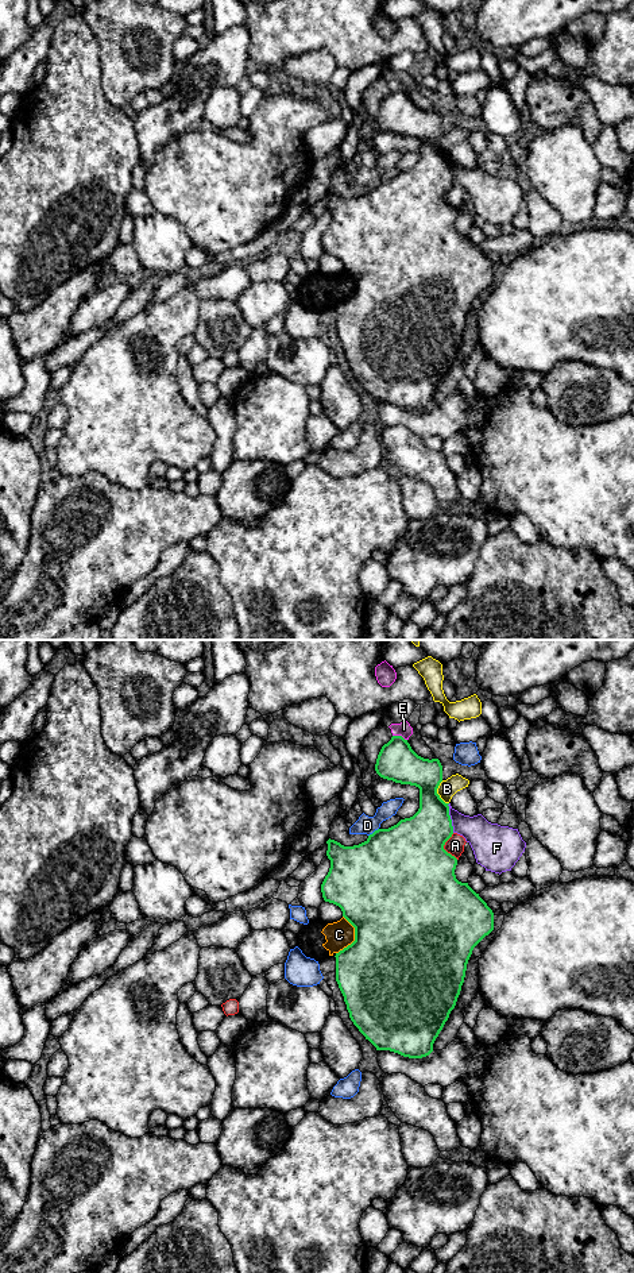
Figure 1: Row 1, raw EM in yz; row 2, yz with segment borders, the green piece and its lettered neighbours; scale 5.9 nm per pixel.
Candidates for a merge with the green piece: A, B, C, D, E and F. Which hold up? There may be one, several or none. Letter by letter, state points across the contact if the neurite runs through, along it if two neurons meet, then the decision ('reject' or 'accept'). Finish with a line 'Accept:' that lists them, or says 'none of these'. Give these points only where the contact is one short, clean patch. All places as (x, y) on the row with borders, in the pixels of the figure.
A: reject
B: border along yz (441, 780), (437, 794), (448, 803); reject
C: border along yz (343, 915), (354, 928), (354, 940), (336, 953); reject
D: reject
E: border along yz (393, 735), (401, 735), (406, 740); reject
F: reject
Accept: none of these

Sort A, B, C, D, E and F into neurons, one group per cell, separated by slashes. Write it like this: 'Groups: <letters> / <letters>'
Groups: A / B / C / D / E / F

